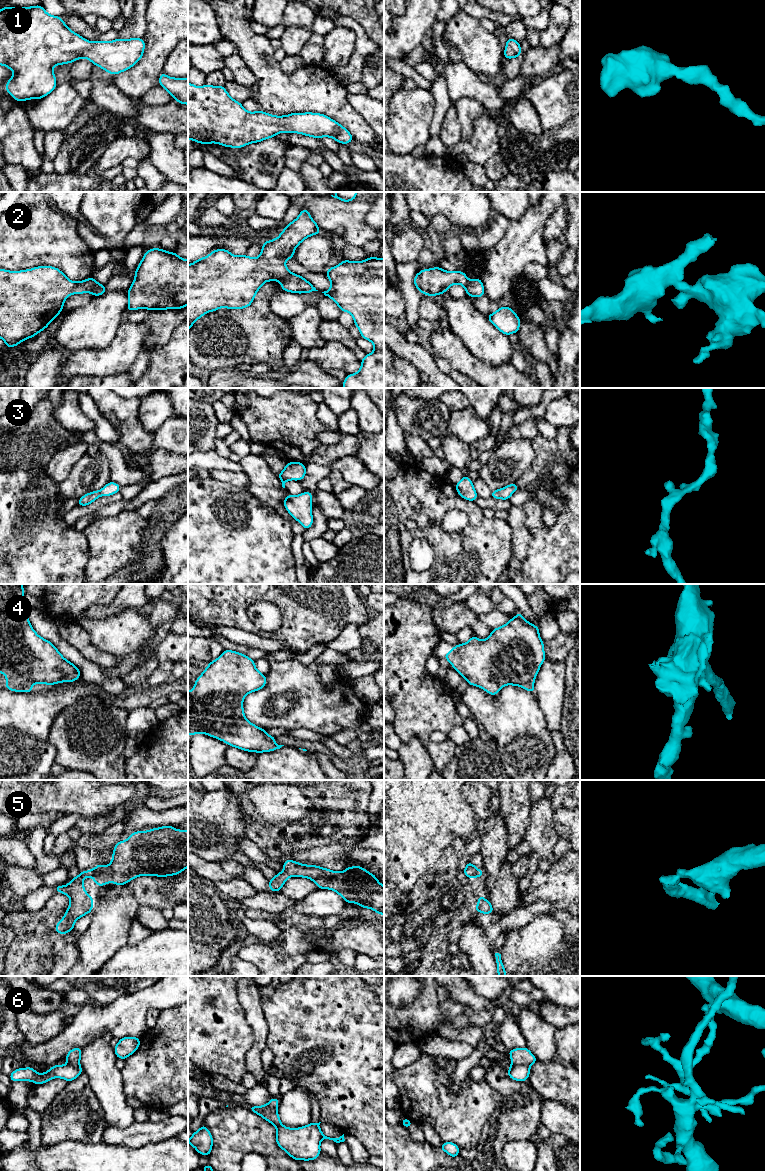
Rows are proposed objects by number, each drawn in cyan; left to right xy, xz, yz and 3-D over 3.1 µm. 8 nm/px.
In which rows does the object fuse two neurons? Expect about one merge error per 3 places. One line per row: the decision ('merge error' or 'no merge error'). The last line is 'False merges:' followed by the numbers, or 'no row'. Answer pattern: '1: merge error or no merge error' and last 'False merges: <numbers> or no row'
1: no merge error
2: merge error
3: no merge error
4: no merge error
5: no merge error
6: merge error
False merges: 2, 6

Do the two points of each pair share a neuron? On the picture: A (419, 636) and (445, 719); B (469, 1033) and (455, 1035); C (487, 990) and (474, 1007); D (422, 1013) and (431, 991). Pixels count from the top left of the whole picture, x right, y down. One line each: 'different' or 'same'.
A: same
B: same
C: different
D: same

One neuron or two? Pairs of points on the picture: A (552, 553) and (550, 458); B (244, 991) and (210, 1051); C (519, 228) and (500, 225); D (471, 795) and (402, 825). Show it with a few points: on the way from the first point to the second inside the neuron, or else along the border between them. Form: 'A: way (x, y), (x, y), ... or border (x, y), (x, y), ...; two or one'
A: way (569, 529), (569, 484), (567, 482); one
B: border (236, 986), (238, 1001), (243, 1009), (247, 1023); two
C: border (510, 220), (505, 234), (494, 246); two
D: border (460, 790), (463, 798), (478, 817); two

